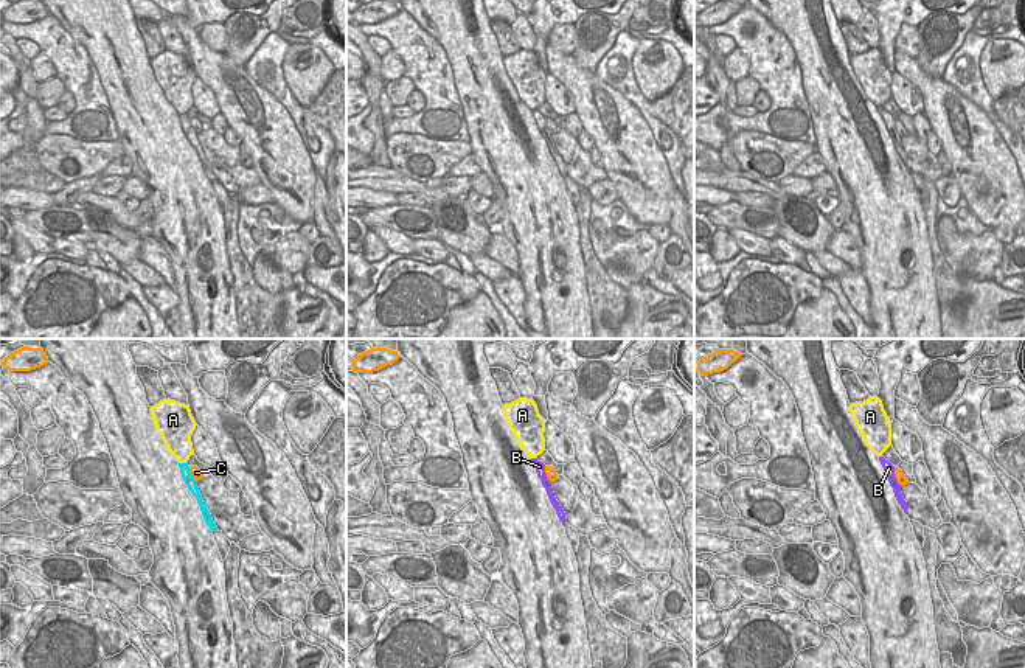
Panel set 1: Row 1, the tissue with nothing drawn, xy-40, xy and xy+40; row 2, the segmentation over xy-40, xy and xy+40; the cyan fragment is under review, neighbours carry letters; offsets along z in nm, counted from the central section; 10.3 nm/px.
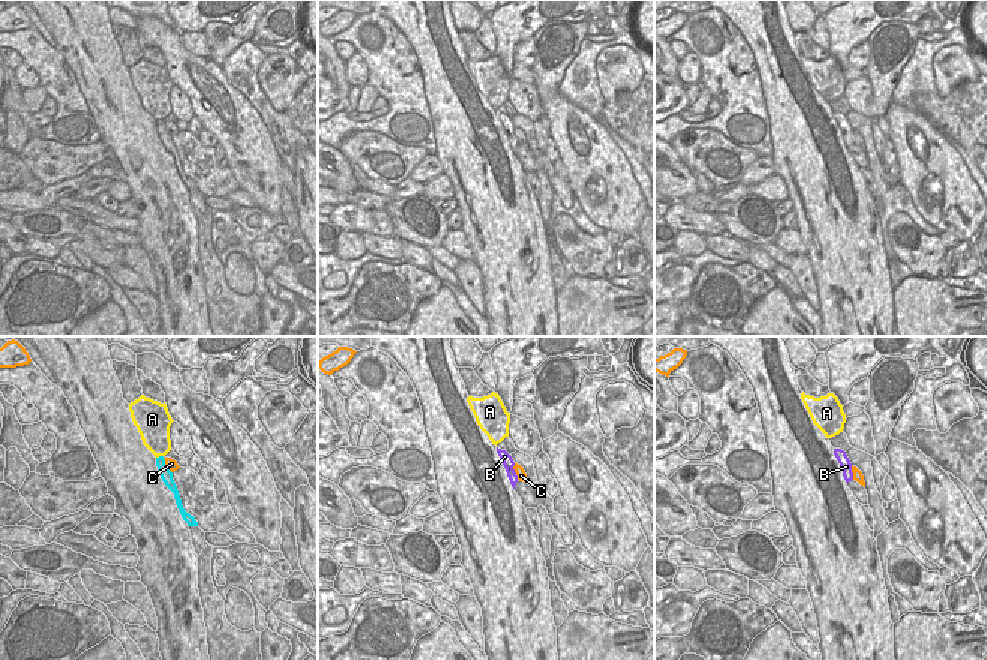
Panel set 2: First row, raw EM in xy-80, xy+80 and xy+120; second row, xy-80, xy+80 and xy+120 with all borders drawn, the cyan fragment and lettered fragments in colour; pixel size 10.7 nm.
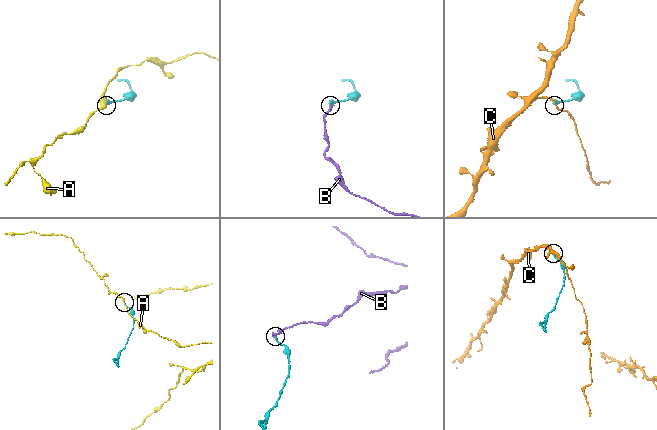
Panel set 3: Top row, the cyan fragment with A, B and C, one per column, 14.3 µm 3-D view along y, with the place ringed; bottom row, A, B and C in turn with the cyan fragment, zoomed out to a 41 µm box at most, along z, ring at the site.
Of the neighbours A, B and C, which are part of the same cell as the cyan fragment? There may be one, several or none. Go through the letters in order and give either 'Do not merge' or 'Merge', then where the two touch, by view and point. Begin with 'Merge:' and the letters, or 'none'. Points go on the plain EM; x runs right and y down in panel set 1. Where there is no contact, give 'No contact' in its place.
Merge: B
A: Do not merge. Touches cyan at xy-40 (182, 115)
B: Merge. No contact
C: Do not merge. Touches cyan at xy-40 (190, 126)

